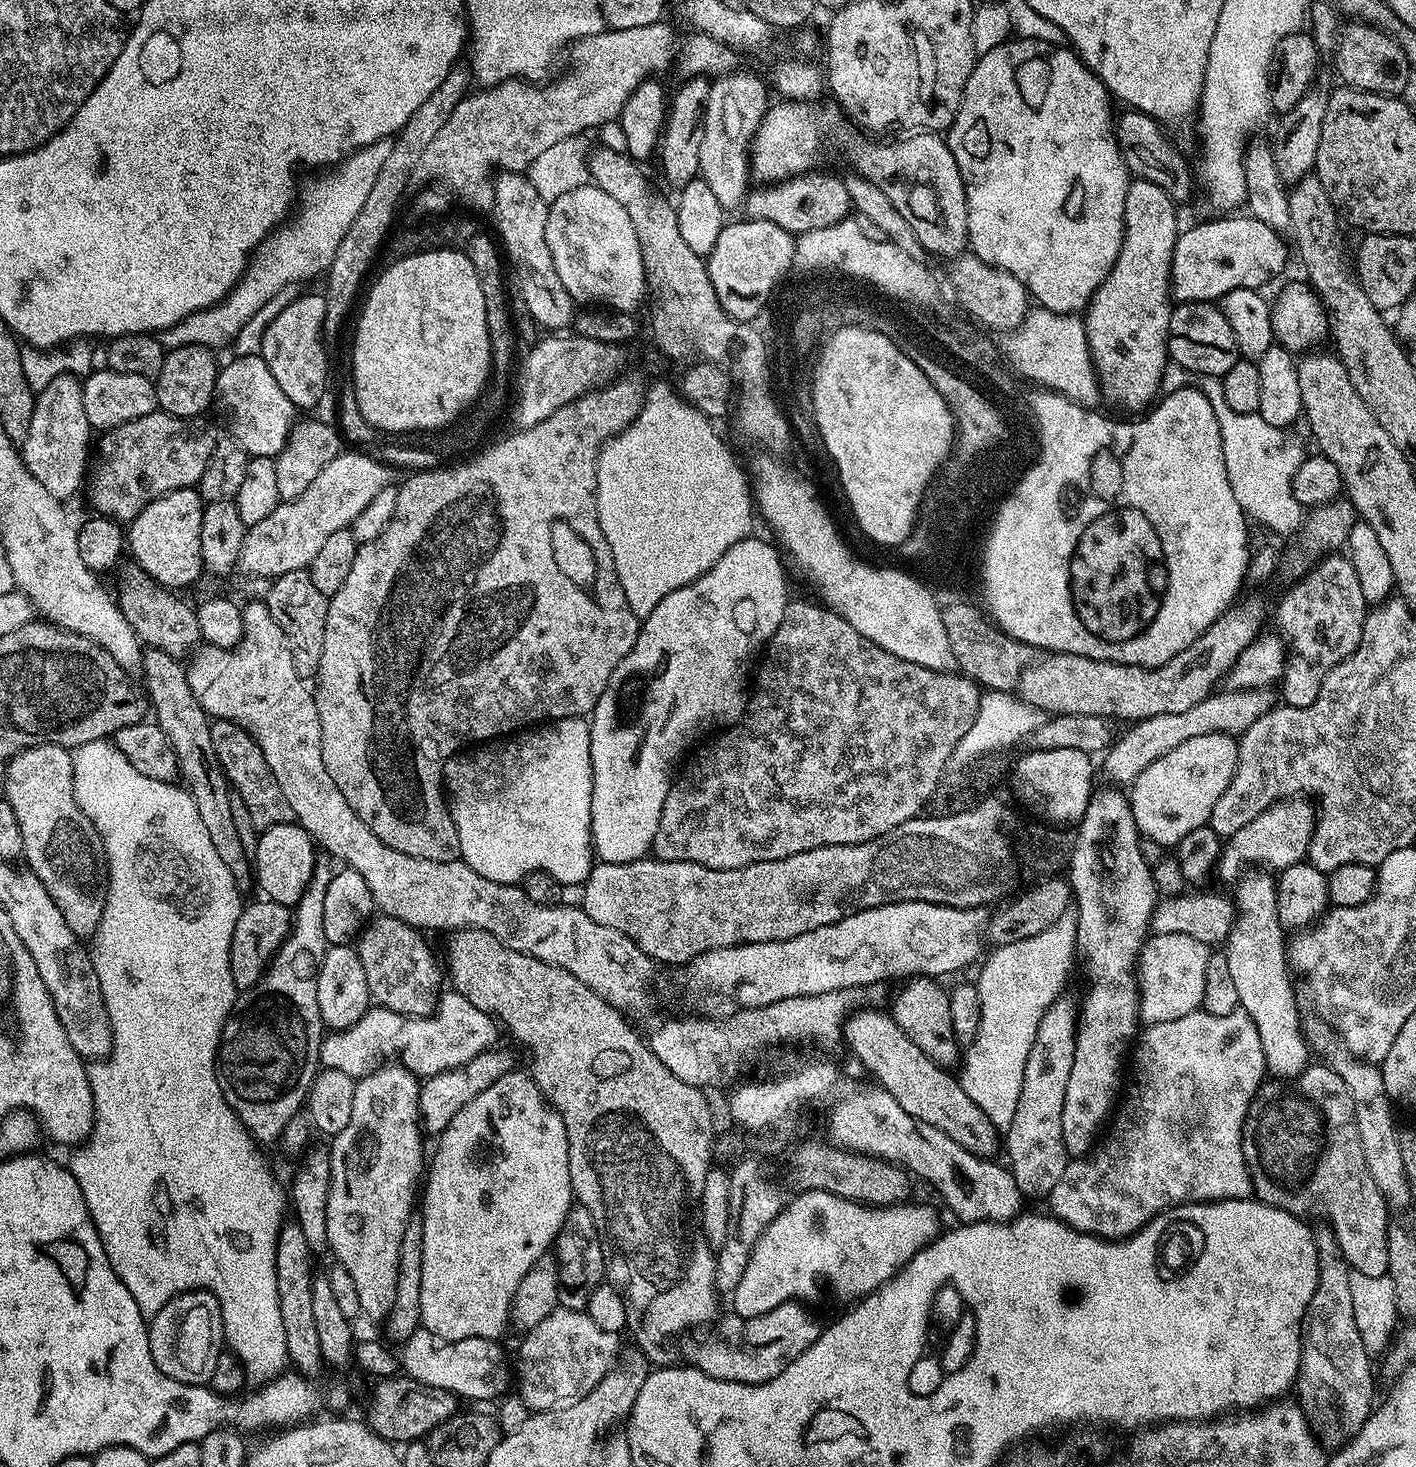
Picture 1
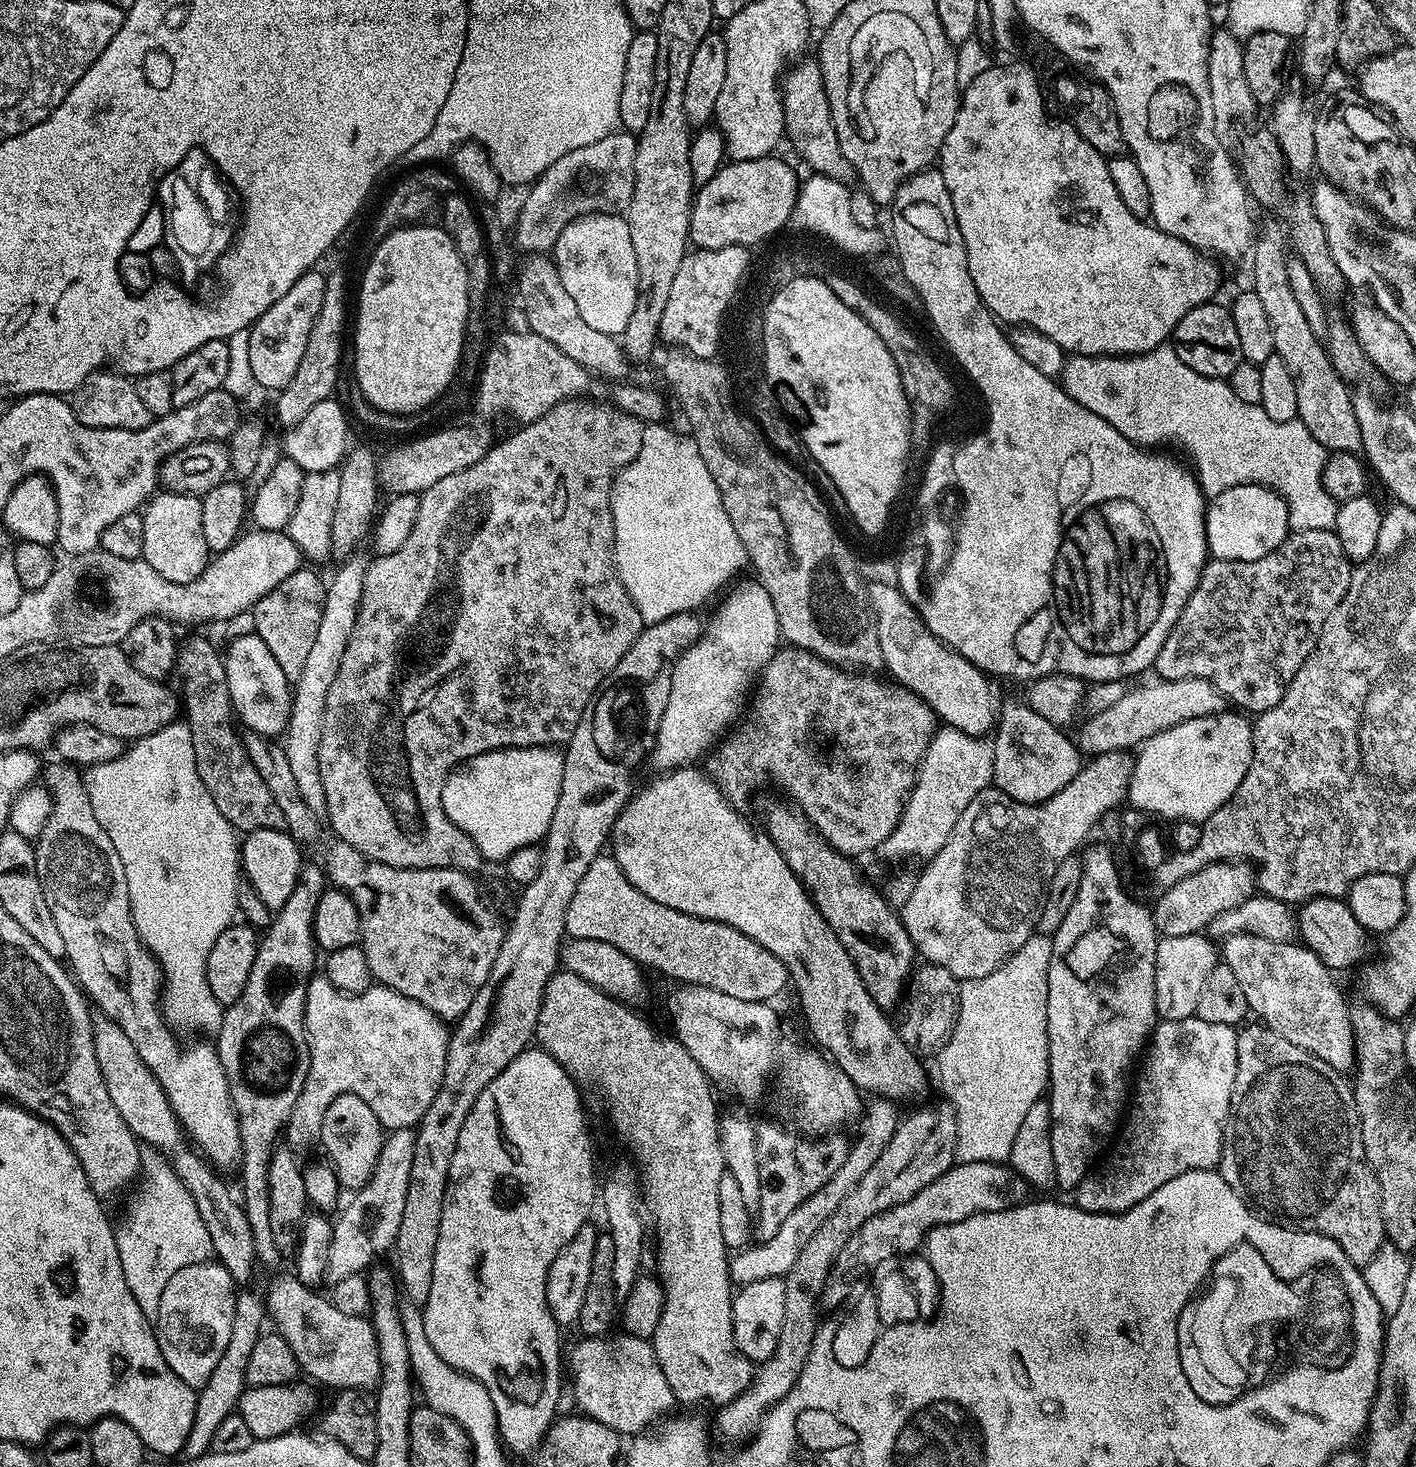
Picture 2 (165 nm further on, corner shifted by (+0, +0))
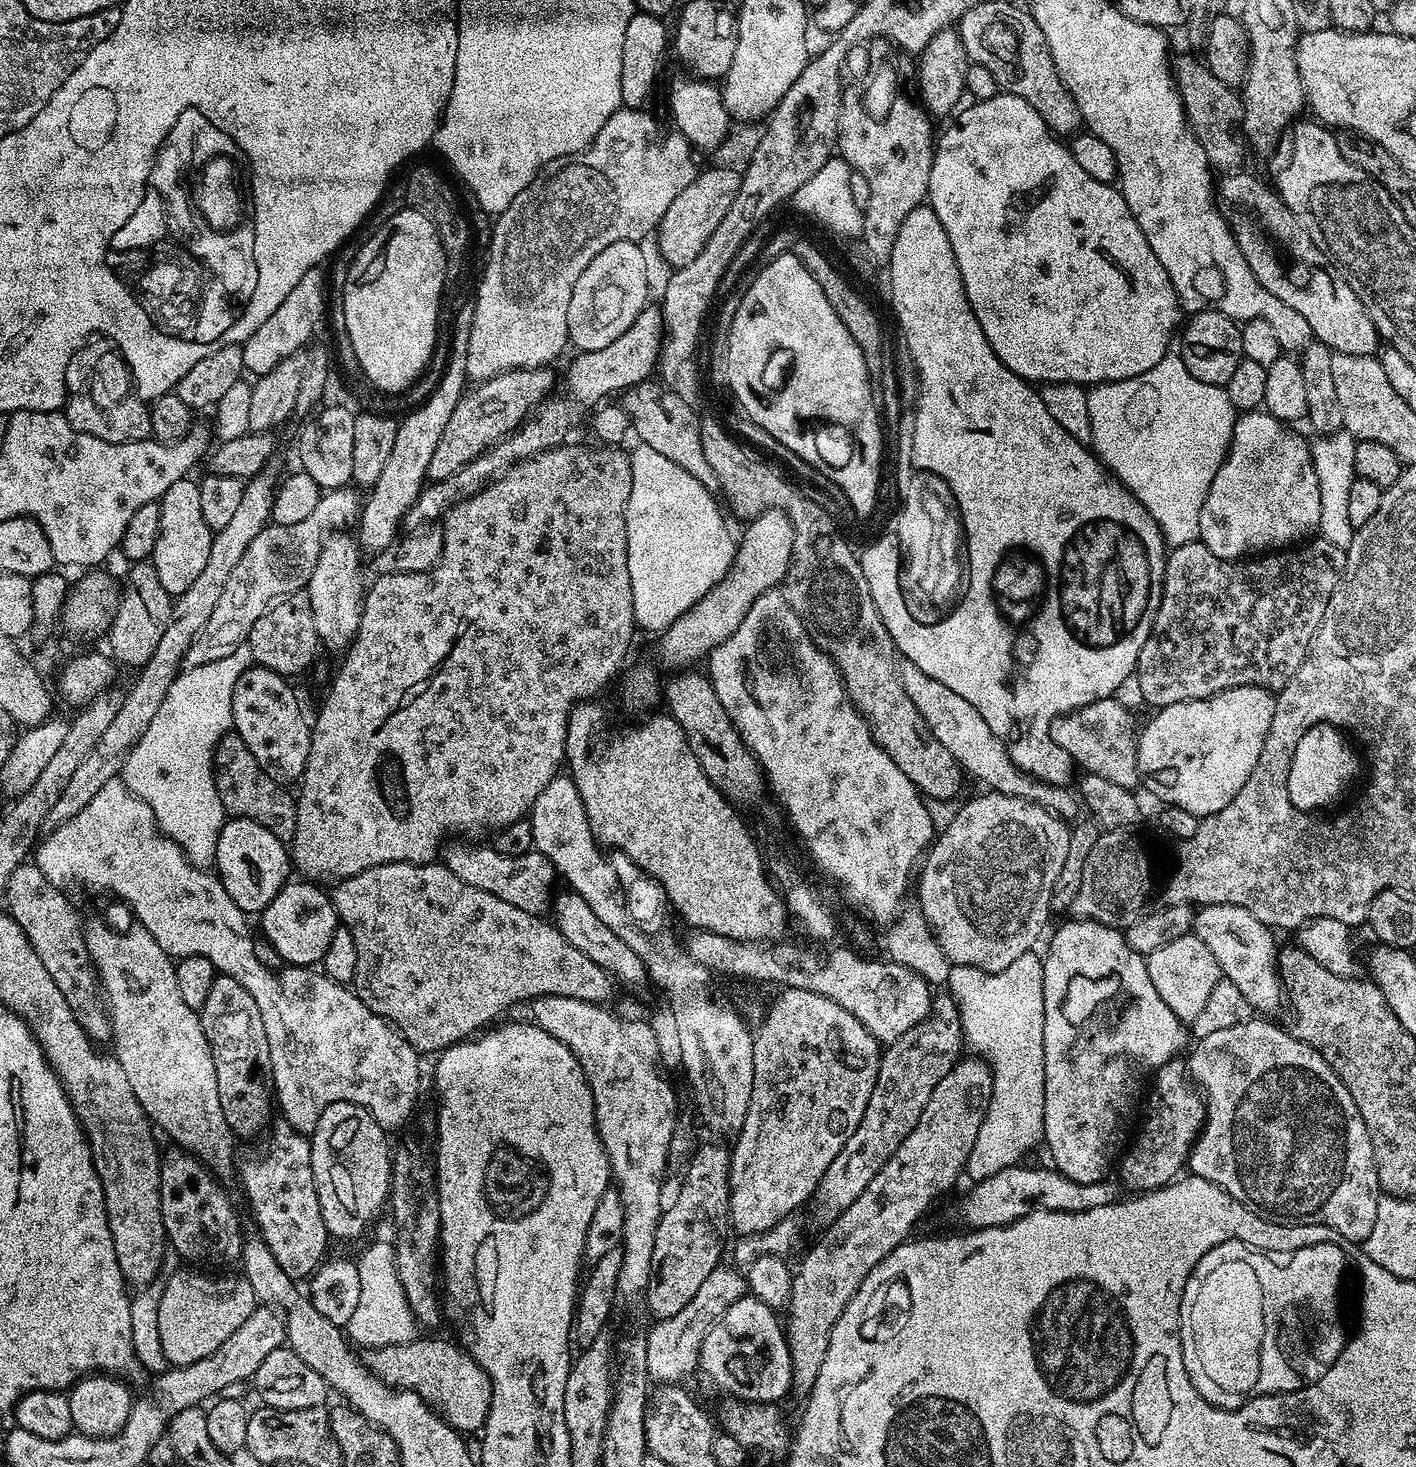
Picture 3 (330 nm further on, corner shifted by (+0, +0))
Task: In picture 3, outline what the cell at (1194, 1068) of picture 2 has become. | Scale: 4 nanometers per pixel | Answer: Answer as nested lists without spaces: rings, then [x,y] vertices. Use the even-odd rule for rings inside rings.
[[[1183,1059],[1166,1062],[1155,1072],[1147,1096],[1148,1109],[1145,1110],[1144,1121],[1140,1124],[1140,1133],[1132,1145],[1127,1145],[1119,1161],[1120,1180],[1132,1194],[1153,1192],[1155,1188],[1171,1184],[1185,1171],[1192,1145],[1196,1143],[1206,1119],[1205,1097],[1190,1079]]]

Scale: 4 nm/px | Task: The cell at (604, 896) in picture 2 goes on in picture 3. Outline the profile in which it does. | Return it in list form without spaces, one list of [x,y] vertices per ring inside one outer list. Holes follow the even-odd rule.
[[[450,844],[443,849],[442,863],[462,878],[462,882],[470,882],[470,886],[478,886],[478,890],[486,890],[486,894],[494,894],[494,898],[502,898],[502,902],[510,902],[510,906],[518,906],[518,910],[526,910],[535,916],[544,914],[547,908],[549,911],[554,900],[552,883],[558,880],[558,871],[550,858],[535,850],[511,856],[499,853],[493,846],[479,848],[476,844]]]

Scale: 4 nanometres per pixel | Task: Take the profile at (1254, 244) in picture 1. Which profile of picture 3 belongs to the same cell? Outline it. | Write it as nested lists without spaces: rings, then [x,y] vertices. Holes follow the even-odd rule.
[[[1000,90],[994,97],[977,100],[969,111],[953,119],[950,124],[952,125],[941,136],[939,133],[935,141],[936,153],[930,166],[927,203],[934,210],[934,214],[938,214],[938,222],[942,222],[946,238],[950,238],[950,246],[954,250],[954,258],[962,274],[970,310],[974,310],[974,318],[978,318],[978,326],[982,326],[986,342],[990,342],[1000,361],[1011,372],[1036,386],[1091,386],[1118,382],[1134,378],[1138,374],[1146,374],[1146,370],[1158,366],[1158,362],[1162,362],[1162,358],[1169,355],[1168,343],[1171,342],[1172,335],[1173,340],[1177,335],[1182,309],[1170,274],[1166,274],[1166,266],[1162,266],[1162,262],[1158,262],[1158,254],[1150,250],[1150,242],[1146,242],[1142,226],[1138,226],[1134,214],[1130,214],[1130,206],[1126,206],[1119,187],[1098,182],[1098,178],[1090,178],[1090,174],[1086,174],[1086,170],[1082,170],[1082,166],[1078,166],[1078,162],[1073,158],[1071,147],[1057,139],[1038,114],[1038,110],[1034,110],[1030,102],[1009,92]]]

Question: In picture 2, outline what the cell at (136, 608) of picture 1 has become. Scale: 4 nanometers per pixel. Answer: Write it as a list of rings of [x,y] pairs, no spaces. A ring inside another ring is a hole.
[[[192,636],[185,644],[183,641],[174,672],[180,675],[182,716],[190,730],[194,770],[200,779],[200,787],[206,789],[210,798],[214,798],[216,811],[240,834],[283,829],[282,810],[274,803],[258,770],[254,770],[254,762],[250,762],[250,754],[246,754],[241,733],[236,733],[223,655],[218,648],[216,652],[215,646],[206,637]]]

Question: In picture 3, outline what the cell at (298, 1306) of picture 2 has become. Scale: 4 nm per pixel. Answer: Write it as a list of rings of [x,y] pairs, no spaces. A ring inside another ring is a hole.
[[[417,1338],[388,1344],[385,1348],[365,1351],[362,1363],[378,1379],[385,1380],[390,1388],[417,1392],[429,1408],[439,1412],[440,1417],[457,1432],[479,1433],[490,1414],[492,1383],[486,1370],[474,1362],[472,1355],[464,1351],[459,1343],[449,1340]]]

